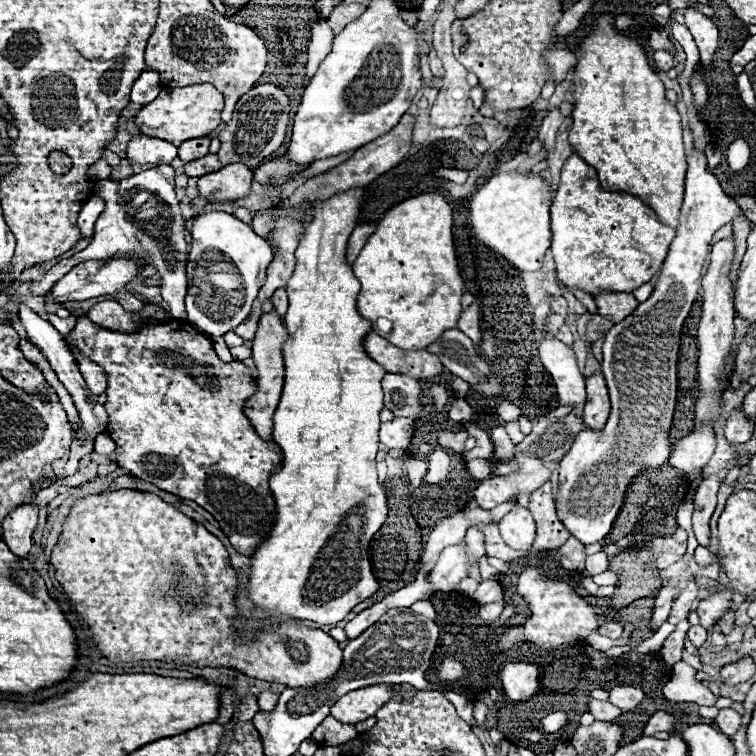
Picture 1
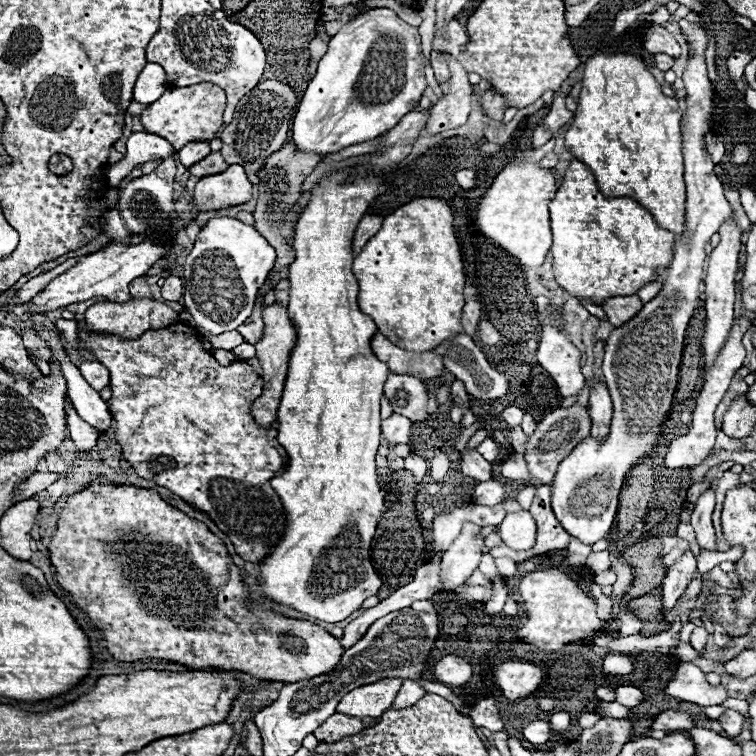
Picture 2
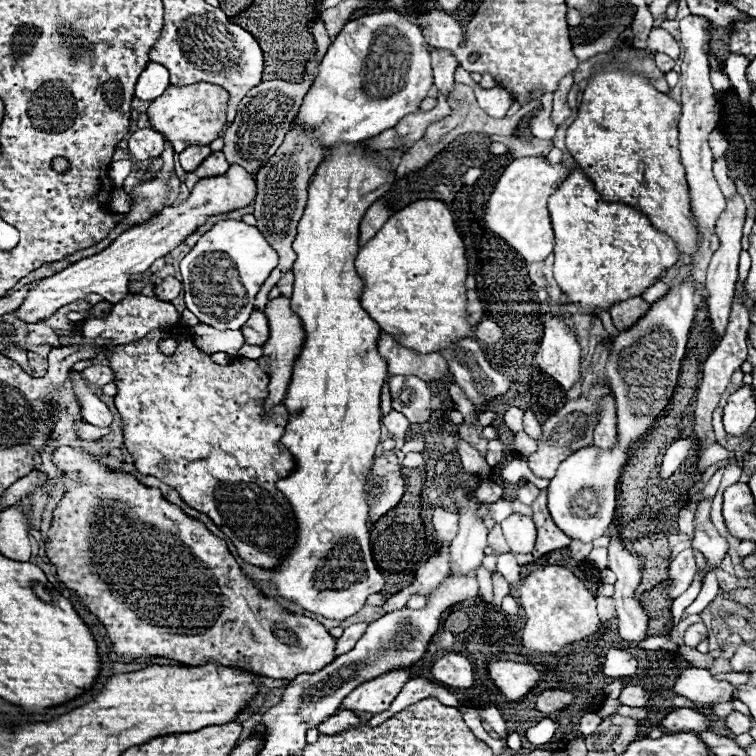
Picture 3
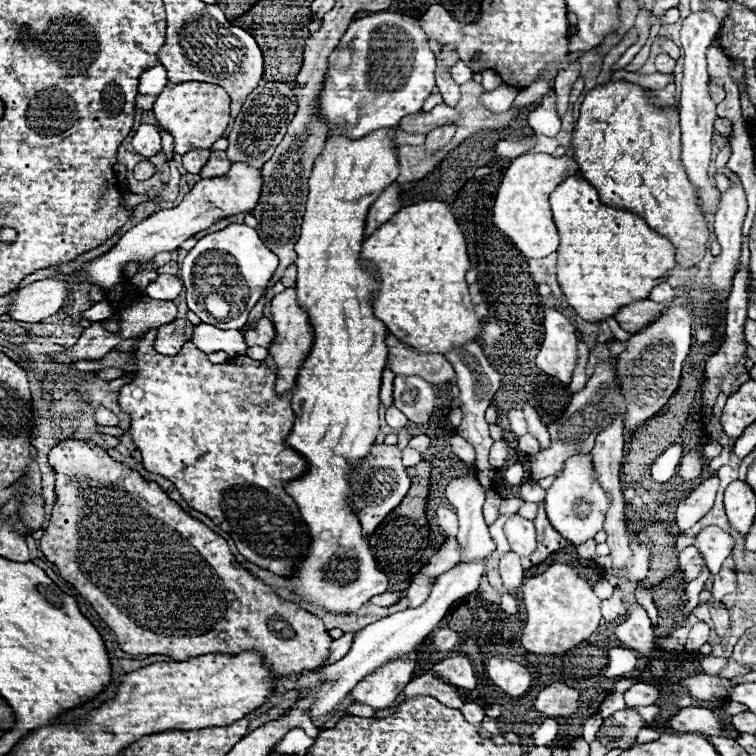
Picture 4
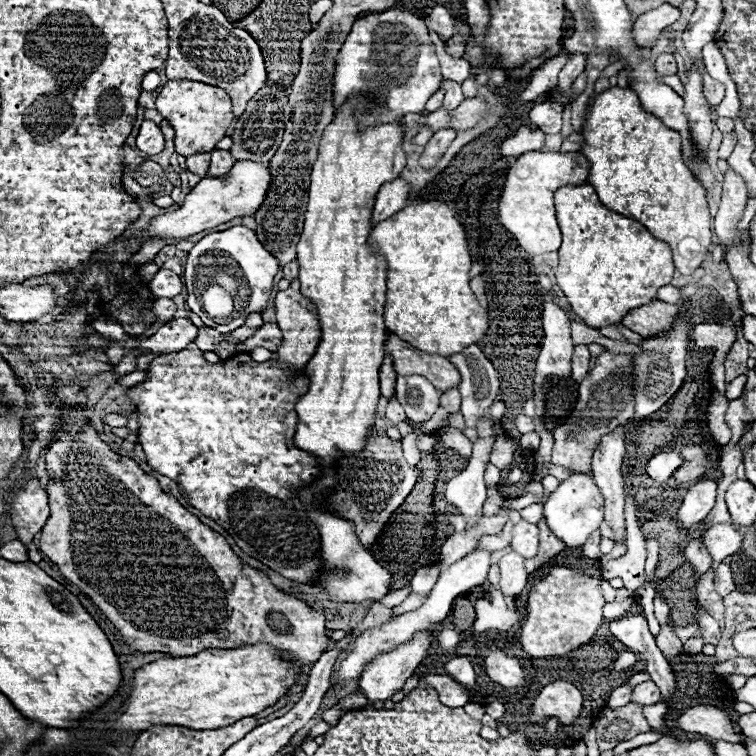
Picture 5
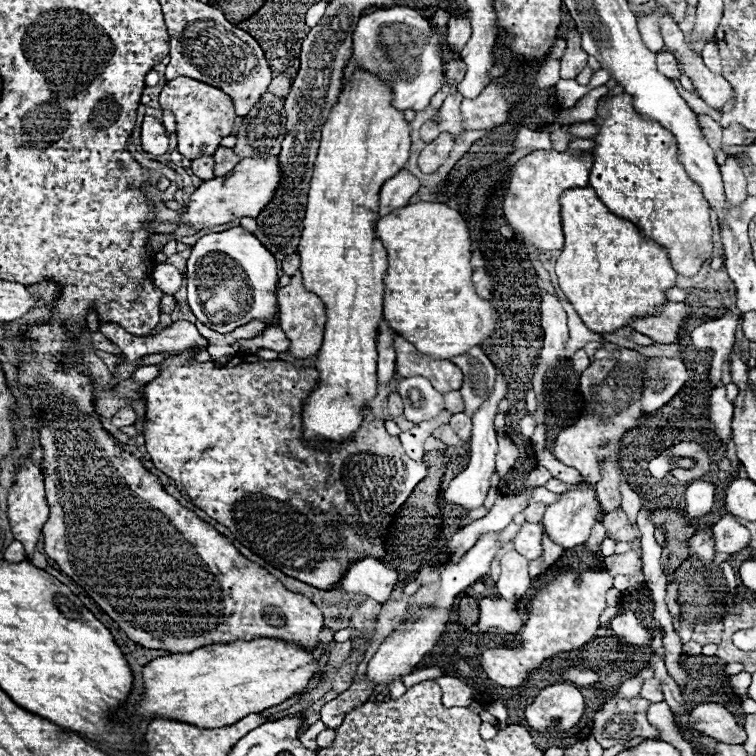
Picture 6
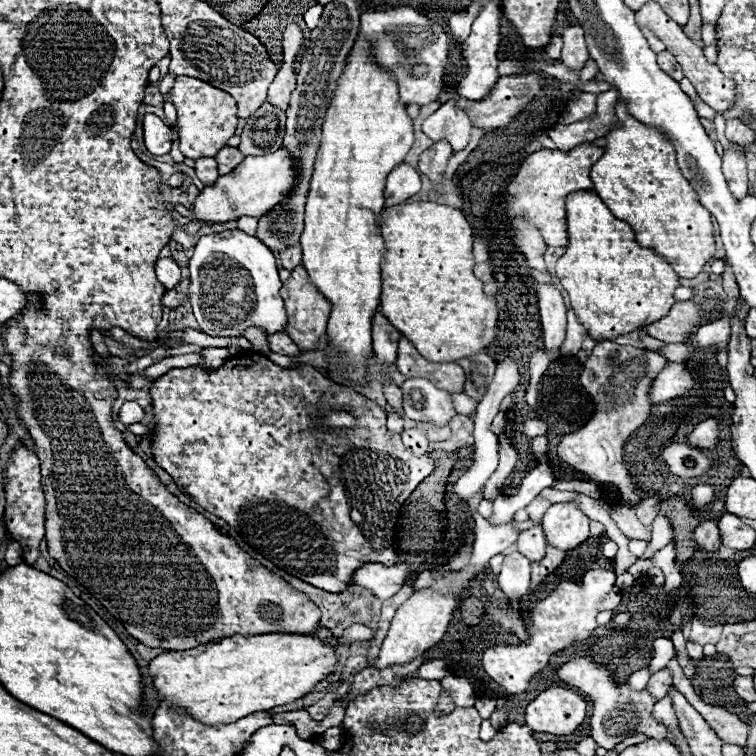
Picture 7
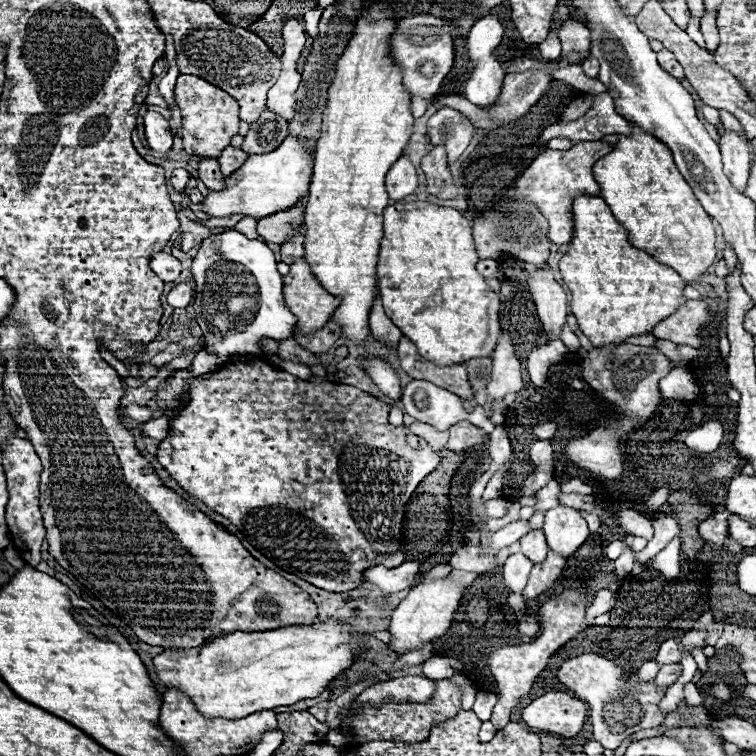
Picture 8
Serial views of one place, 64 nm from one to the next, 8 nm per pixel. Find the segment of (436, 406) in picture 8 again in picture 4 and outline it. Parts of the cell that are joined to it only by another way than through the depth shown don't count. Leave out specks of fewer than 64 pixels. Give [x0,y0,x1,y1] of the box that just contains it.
[394,376,436,424]

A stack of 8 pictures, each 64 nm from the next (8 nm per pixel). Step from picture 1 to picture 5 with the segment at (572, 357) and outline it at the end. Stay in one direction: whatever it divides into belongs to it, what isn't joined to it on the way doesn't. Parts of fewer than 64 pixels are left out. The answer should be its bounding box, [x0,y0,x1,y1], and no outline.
[534,300,572,422]

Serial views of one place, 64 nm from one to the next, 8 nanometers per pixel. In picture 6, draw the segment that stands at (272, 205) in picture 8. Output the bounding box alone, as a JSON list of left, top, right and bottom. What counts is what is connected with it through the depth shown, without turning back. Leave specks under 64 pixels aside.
[178,156,282,230]

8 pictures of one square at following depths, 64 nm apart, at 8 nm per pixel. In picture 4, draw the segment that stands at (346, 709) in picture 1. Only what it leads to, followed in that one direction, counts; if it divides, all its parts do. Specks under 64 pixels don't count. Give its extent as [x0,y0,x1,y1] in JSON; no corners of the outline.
[352,652,418,710]

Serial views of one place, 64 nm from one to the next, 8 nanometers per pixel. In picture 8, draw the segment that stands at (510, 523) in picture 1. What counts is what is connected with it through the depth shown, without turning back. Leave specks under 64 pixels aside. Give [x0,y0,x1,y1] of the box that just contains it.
[520,530,548,564]

